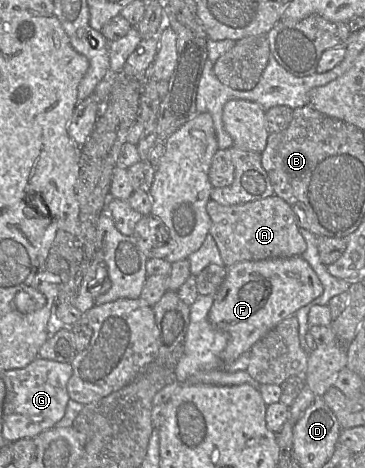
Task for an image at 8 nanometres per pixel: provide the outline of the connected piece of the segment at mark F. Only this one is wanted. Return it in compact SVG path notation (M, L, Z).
M301 256L242 261L227 267L226 277L208 314L209 321L229 336L220 359L232 363L249 352L271 329L321 296L323 290L317 274Z

